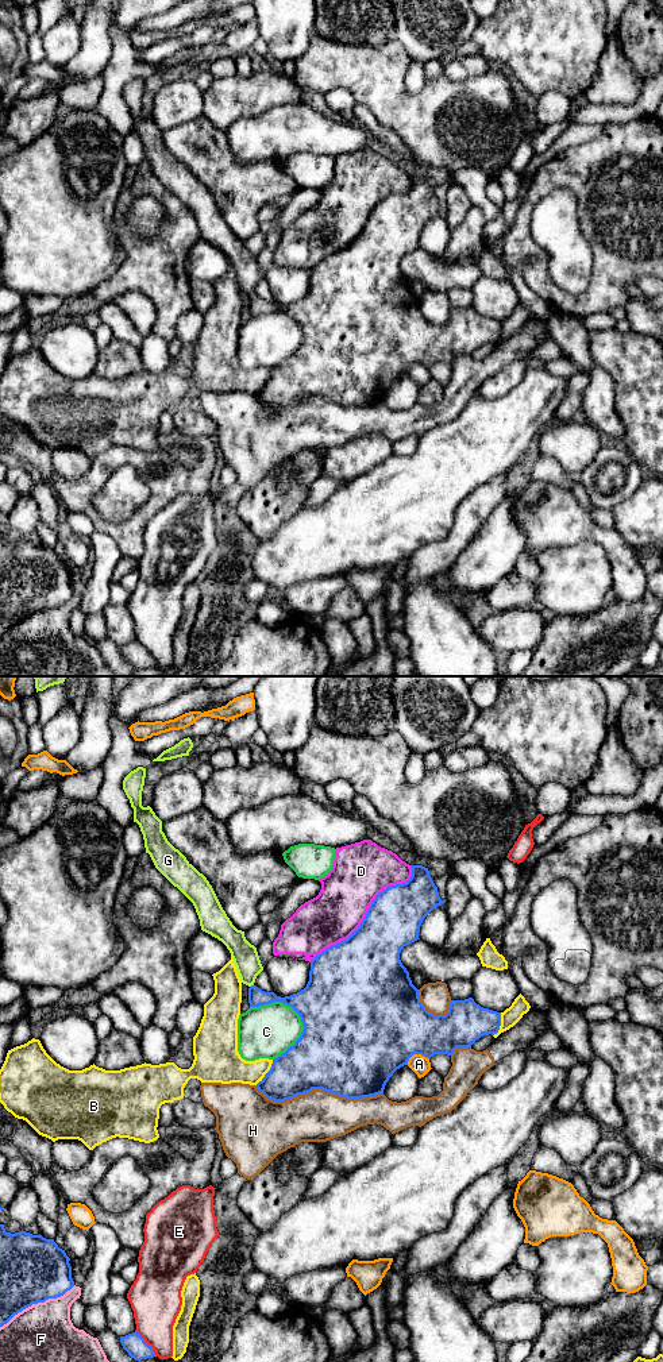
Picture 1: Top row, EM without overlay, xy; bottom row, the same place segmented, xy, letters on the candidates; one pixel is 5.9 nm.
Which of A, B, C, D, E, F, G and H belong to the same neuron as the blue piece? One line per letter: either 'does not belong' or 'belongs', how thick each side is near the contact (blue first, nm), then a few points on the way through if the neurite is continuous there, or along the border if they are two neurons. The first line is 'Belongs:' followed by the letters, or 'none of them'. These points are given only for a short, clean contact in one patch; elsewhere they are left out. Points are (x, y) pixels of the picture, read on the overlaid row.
Belongs: G
A: does not belong; 480 nm thick on the blue side, 110 nm on the other
B: does not belong; 300 nm thick on the blue side, 200 nm on the other
C: does not belong; 500 nm thick on the blue side, 320 nm on the other
D: does not belong; 340 nm thick on the blue side, 320 nm on the other
E: does not belong; 120 nm thick on the blue side, 280 nm on the other
F: does not belong; 400 nm thick on the blue side, 360 nm on the other
G: belongs; 100 nm thick on the blue side, 150 nm on the other; runs through xy (257, 996), (251, 986), (247, 977), (245, 956)
H: does not belong; 500 nm thick on the blue side, 300 nm on the other

